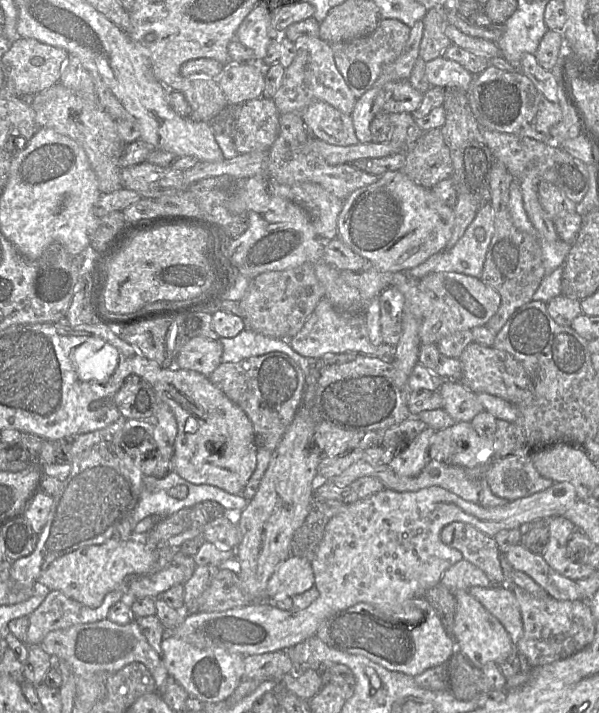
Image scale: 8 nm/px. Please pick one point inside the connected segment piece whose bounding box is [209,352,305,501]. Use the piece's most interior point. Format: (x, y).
(269, 388)

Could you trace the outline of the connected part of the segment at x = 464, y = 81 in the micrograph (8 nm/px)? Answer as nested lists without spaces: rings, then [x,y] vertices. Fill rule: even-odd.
[[[440,56],[426,62],[425,74],[431,86],[468,91],[473,75],[462,65]]]

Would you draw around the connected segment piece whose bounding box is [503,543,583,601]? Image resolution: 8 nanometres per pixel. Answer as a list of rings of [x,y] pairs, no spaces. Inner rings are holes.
[[[521,543],[509,547],[503,554],[514,570],[529,575],[550,597],[557,600],[583,600],[576,581],[556,572],[541,555],[532,553]]]

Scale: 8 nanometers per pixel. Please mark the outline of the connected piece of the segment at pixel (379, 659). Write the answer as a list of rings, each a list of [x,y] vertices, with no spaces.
[[[423,596],[412,599],[412,603],[424,612],[424,618],[418,624],[395,620],[371,604],[357,603],[323,621],[315,636],[336,650],[365,656],[390,671],[416,677],[427,669],[447,663],[457,647],[436,611]]]

